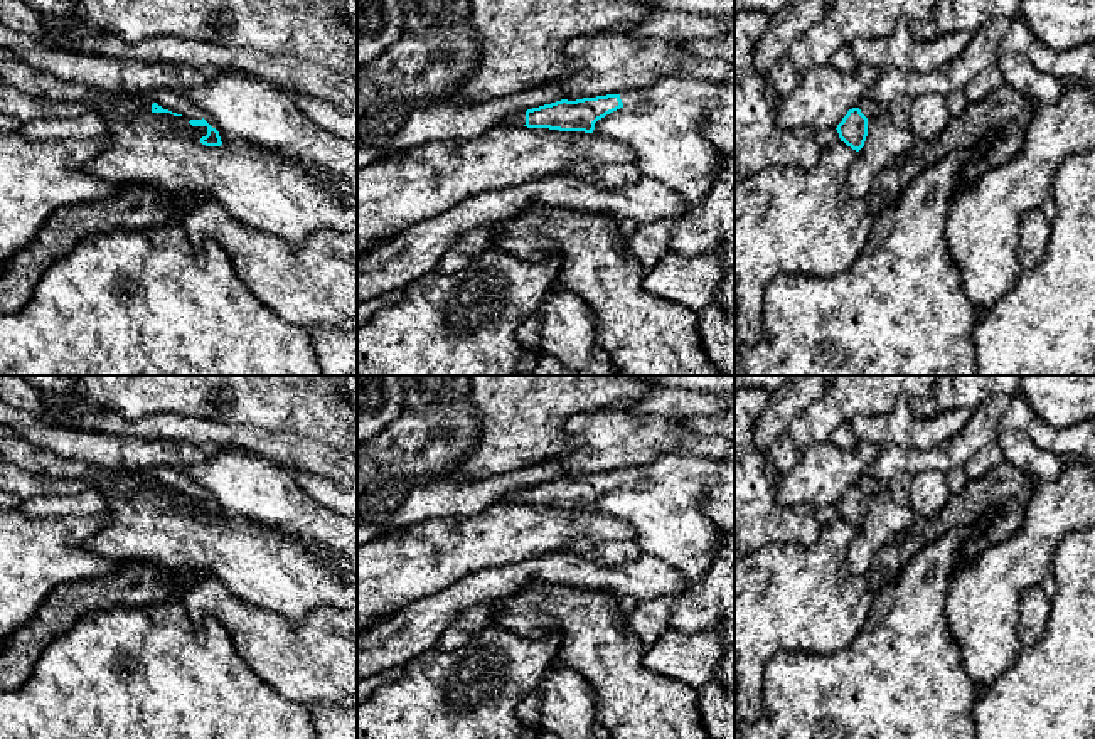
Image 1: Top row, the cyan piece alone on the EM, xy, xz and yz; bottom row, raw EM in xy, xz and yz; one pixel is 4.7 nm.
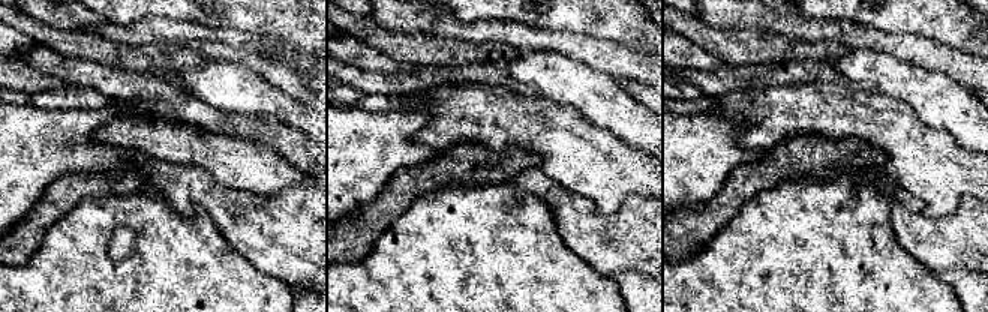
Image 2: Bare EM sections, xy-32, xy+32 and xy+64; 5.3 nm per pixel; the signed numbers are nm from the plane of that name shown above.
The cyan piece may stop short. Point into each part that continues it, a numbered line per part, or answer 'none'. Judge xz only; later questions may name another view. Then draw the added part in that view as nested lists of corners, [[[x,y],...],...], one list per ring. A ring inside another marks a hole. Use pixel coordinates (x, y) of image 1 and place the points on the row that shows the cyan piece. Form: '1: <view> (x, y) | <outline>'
1: xz (632, 100) | [[[645,89],[627,91],[620,94],[623,106],[620,109],[638,109],[640,104],[647,99]]]
2: xz (518, 118) | [[[515,111],[515,113],[505,116],[500,123],[504,126],[524,126],[526,125],[526,111]]]

